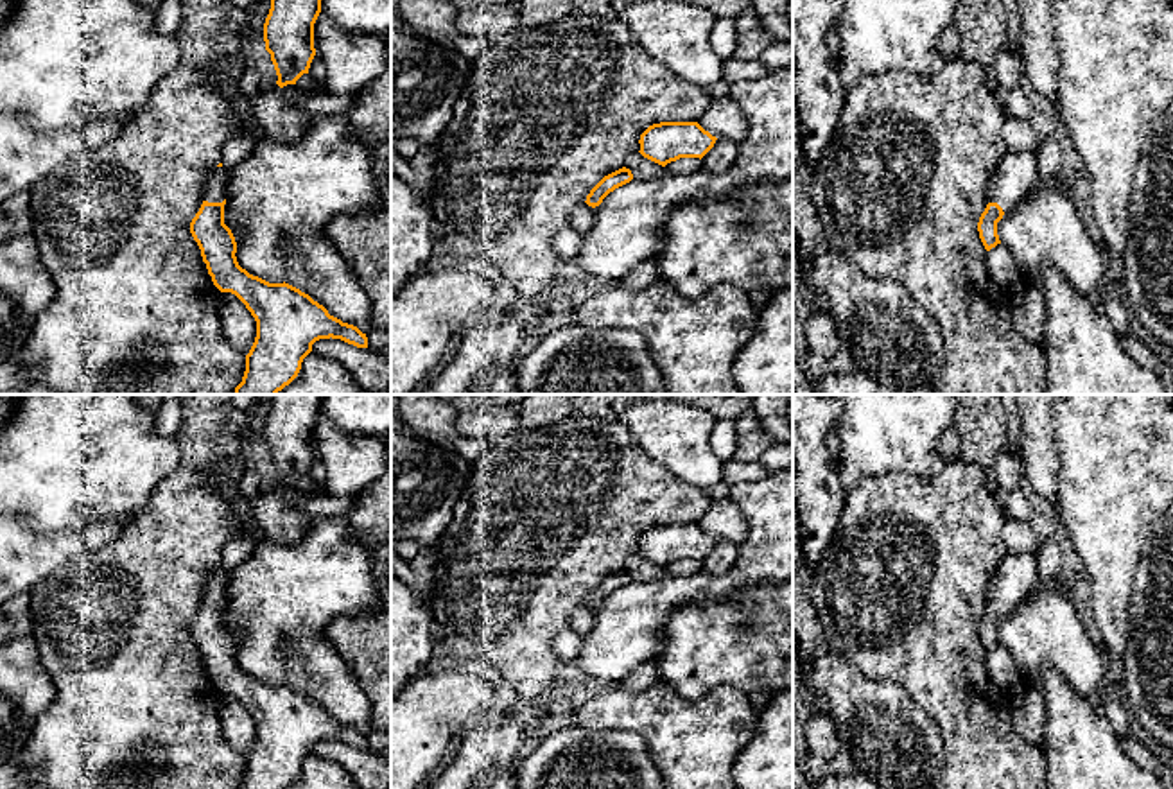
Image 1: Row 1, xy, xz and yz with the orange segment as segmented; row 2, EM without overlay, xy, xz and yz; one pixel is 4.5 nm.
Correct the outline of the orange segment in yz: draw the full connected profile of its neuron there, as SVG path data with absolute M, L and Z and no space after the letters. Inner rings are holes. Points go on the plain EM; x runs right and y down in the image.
M1033 552L1008 554L995 565L990 579L990 601L979 619L978 633L986 653L1001 646L997 624L1017 608L1030 586L1038 585Z

